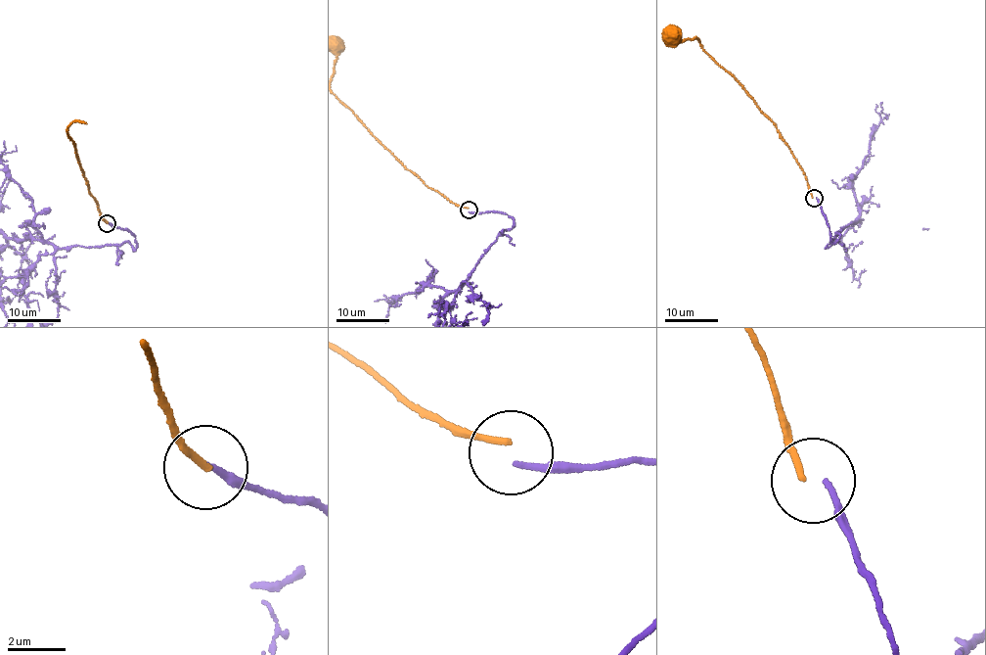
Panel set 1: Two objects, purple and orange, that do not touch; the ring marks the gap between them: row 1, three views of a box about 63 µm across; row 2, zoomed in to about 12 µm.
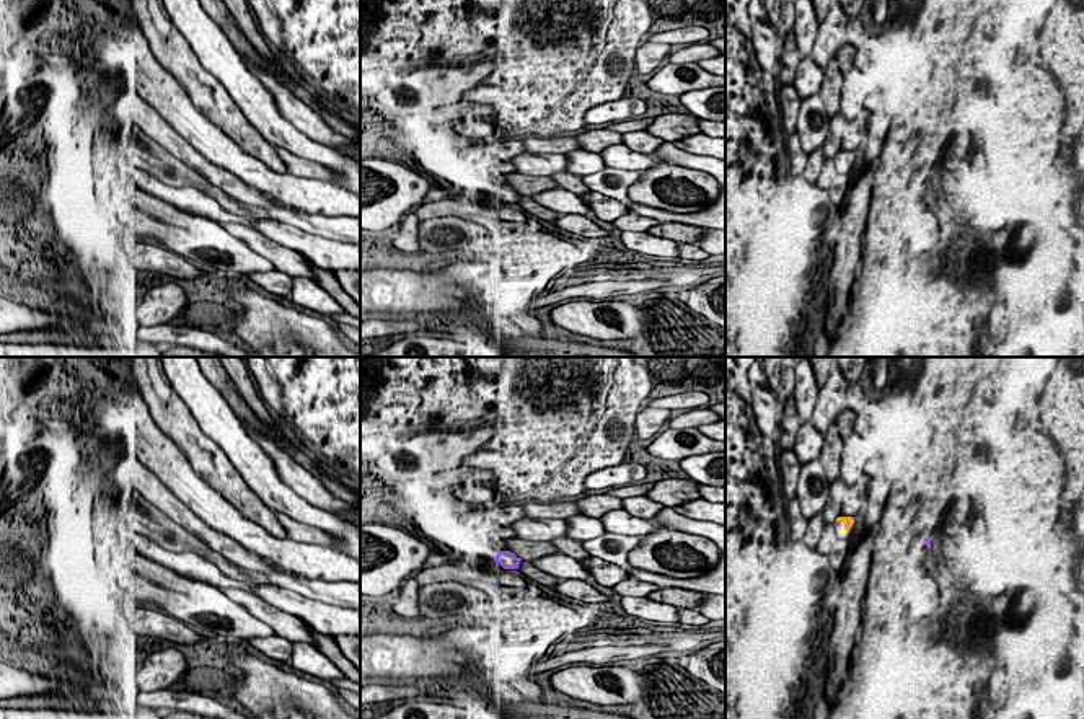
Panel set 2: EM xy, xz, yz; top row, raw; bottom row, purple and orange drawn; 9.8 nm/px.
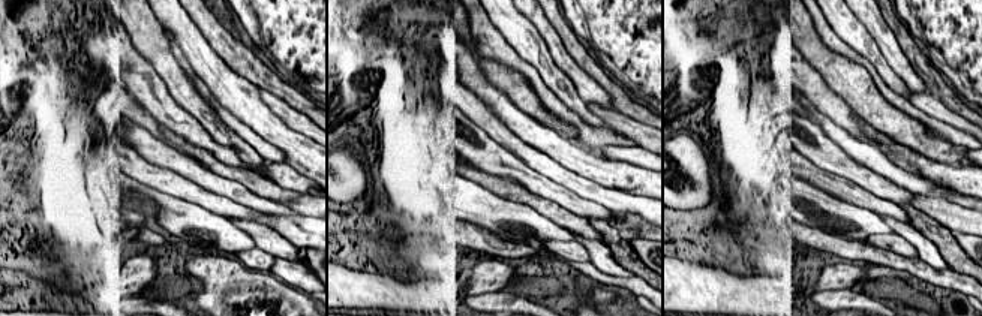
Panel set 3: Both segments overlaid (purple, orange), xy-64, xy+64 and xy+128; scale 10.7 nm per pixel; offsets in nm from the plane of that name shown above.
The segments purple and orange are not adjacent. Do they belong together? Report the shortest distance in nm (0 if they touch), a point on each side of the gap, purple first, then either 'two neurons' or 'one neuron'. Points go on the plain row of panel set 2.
700 nm | yz (923, 176), (853, 157) | one neuron

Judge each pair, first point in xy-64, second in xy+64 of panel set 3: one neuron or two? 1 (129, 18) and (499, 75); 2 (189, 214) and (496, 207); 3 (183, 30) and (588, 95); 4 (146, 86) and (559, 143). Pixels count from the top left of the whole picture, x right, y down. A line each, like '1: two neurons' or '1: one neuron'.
1: two neurons
2: one neuron
3: two neurons
4: one neuron

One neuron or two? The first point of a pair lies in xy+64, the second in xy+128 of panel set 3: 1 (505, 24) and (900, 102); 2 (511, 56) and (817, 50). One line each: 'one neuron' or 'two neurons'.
1: two neurons
2: two neurons

